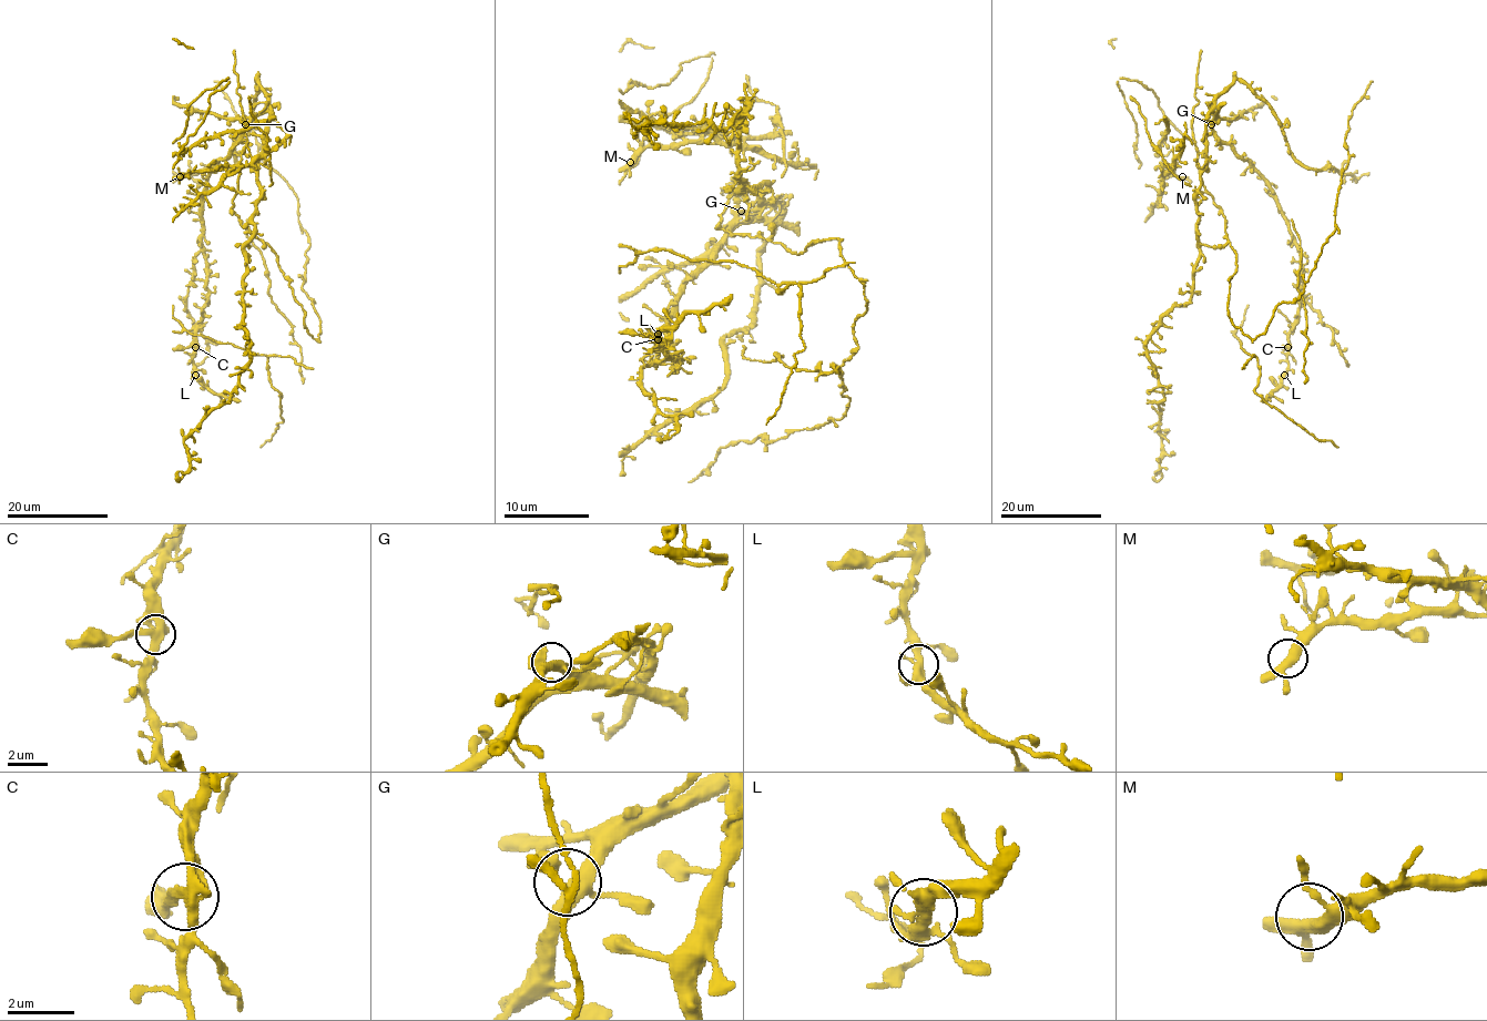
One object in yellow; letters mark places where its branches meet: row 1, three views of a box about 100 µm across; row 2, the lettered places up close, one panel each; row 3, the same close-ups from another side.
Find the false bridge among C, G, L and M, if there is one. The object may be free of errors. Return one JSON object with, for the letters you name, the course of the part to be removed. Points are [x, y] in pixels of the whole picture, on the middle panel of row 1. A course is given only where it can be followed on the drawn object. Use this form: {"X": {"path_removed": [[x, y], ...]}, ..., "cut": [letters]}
{"cut": ["C"]}

